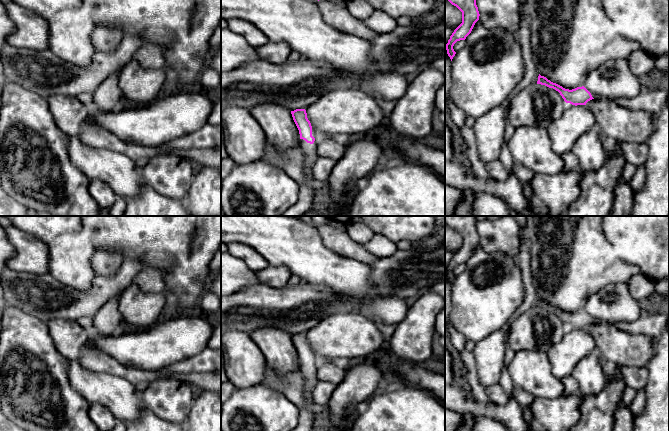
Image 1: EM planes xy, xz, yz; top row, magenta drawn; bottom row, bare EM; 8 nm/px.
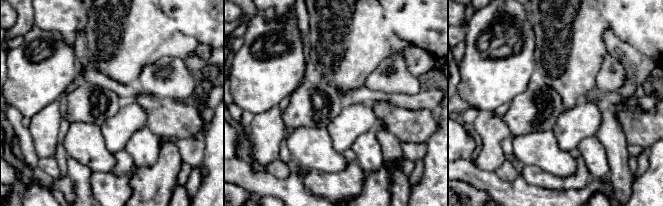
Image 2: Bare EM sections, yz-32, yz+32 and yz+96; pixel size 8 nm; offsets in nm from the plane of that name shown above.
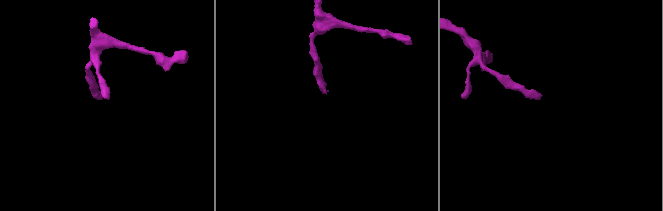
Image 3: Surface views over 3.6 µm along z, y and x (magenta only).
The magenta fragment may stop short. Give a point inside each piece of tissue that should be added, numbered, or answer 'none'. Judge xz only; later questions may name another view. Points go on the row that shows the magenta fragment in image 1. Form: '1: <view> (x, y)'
1: xz (310, 150)

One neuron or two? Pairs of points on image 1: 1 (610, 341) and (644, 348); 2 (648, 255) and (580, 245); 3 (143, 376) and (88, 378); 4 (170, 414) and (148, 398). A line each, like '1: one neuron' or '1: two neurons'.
1: one neuron
2: two neurons
3: two neurons
4: one neuron

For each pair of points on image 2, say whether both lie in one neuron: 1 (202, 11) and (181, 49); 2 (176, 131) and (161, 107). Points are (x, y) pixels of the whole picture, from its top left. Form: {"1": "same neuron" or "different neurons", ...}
{"1": "different neurons", "2": "same neuron"}

